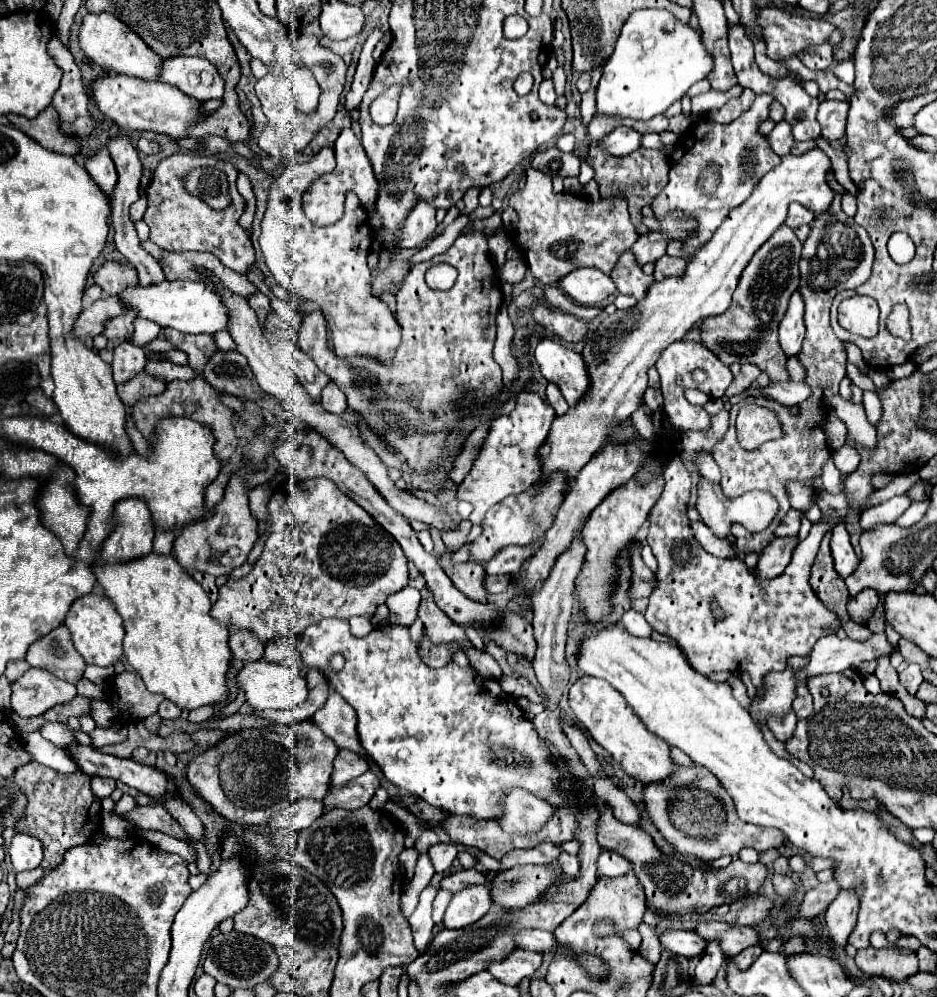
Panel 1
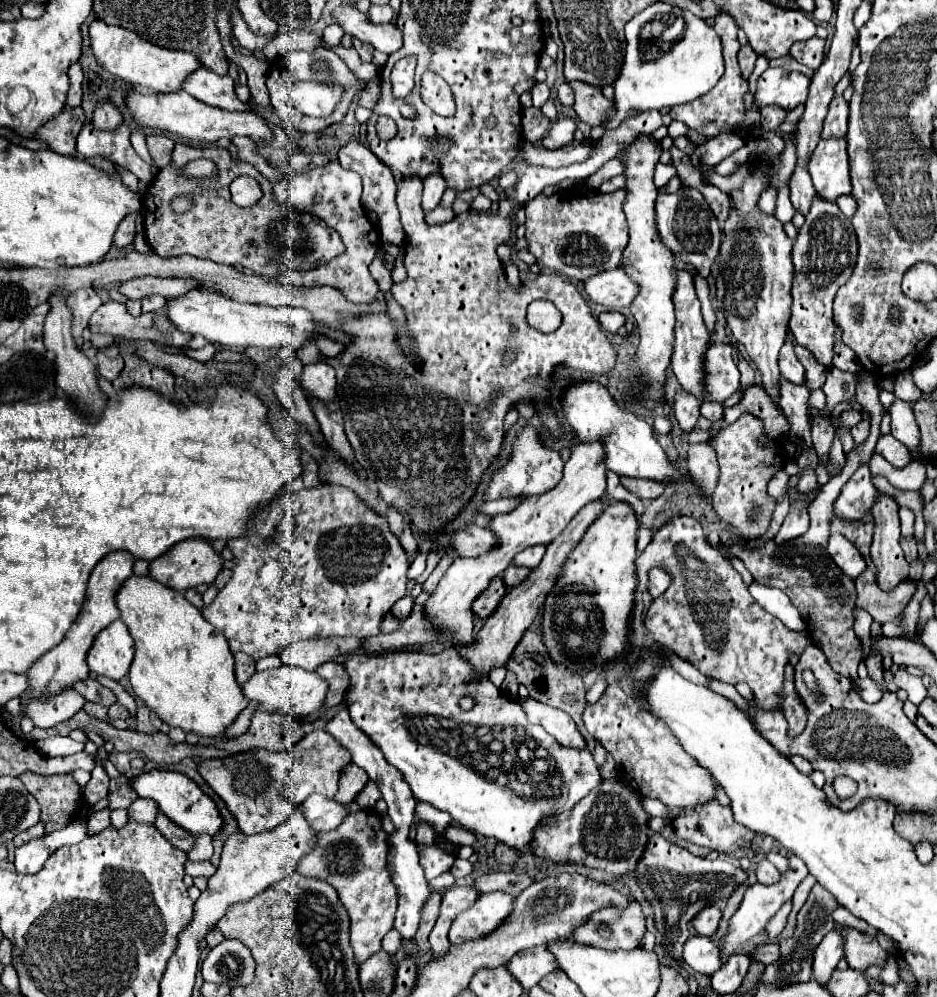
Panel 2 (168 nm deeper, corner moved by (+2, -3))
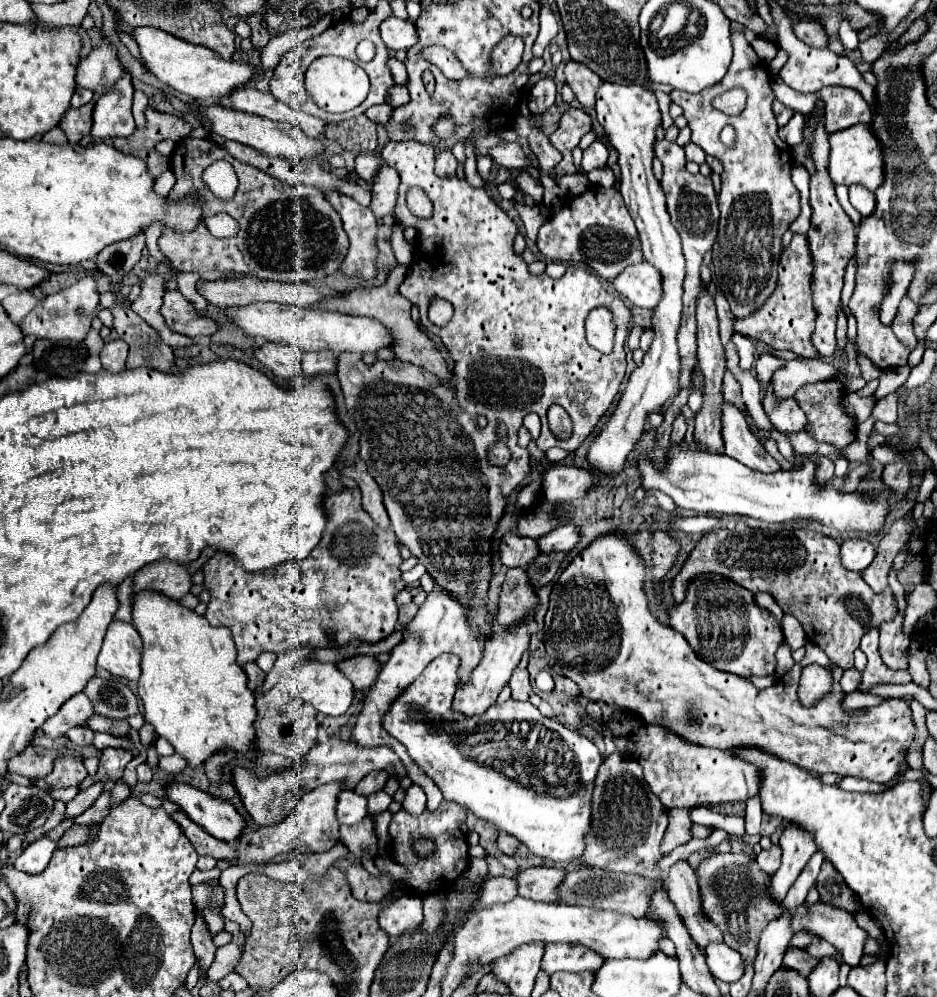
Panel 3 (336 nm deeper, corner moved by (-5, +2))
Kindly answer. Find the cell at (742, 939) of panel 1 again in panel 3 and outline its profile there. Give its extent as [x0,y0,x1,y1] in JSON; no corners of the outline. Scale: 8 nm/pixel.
[784,948,820,976]

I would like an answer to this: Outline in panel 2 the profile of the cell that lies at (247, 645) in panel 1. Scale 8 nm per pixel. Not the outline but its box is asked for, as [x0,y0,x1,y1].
[233,653,255,683]

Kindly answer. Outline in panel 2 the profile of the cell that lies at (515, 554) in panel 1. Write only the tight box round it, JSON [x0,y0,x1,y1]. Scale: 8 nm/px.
[513,545,545,569]

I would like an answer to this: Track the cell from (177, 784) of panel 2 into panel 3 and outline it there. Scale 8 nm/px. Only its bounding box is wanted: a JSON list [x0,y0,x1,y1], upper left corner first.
[168,782,244,842]

